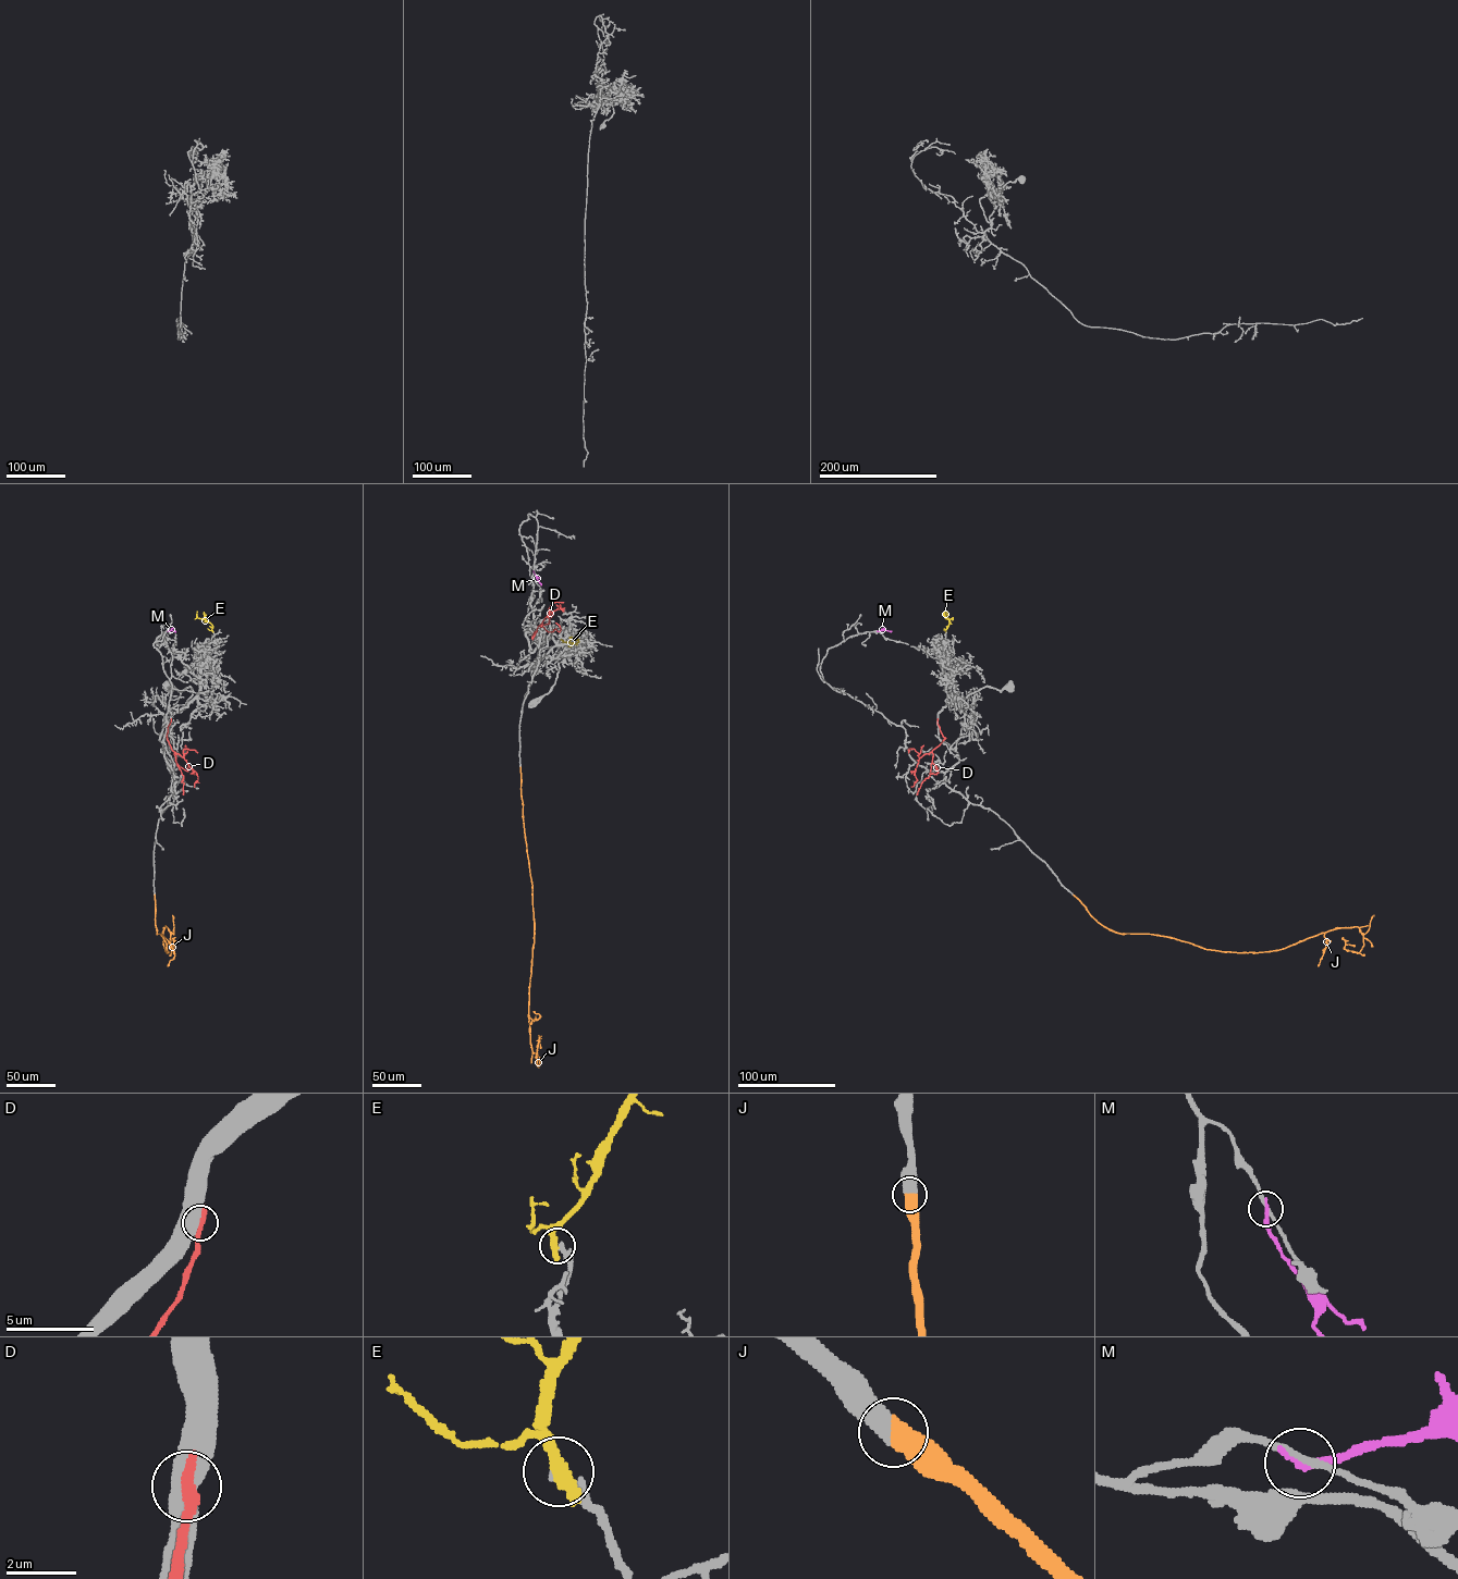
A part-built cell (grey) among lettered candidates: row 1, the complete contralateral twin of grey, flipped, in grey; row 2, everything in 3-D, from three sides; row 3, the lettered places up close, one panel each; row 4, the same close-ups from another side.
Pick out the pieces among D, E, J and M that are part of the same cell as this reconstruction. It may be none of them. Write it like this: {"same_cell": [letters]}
{"same_cell": ["J"]}

